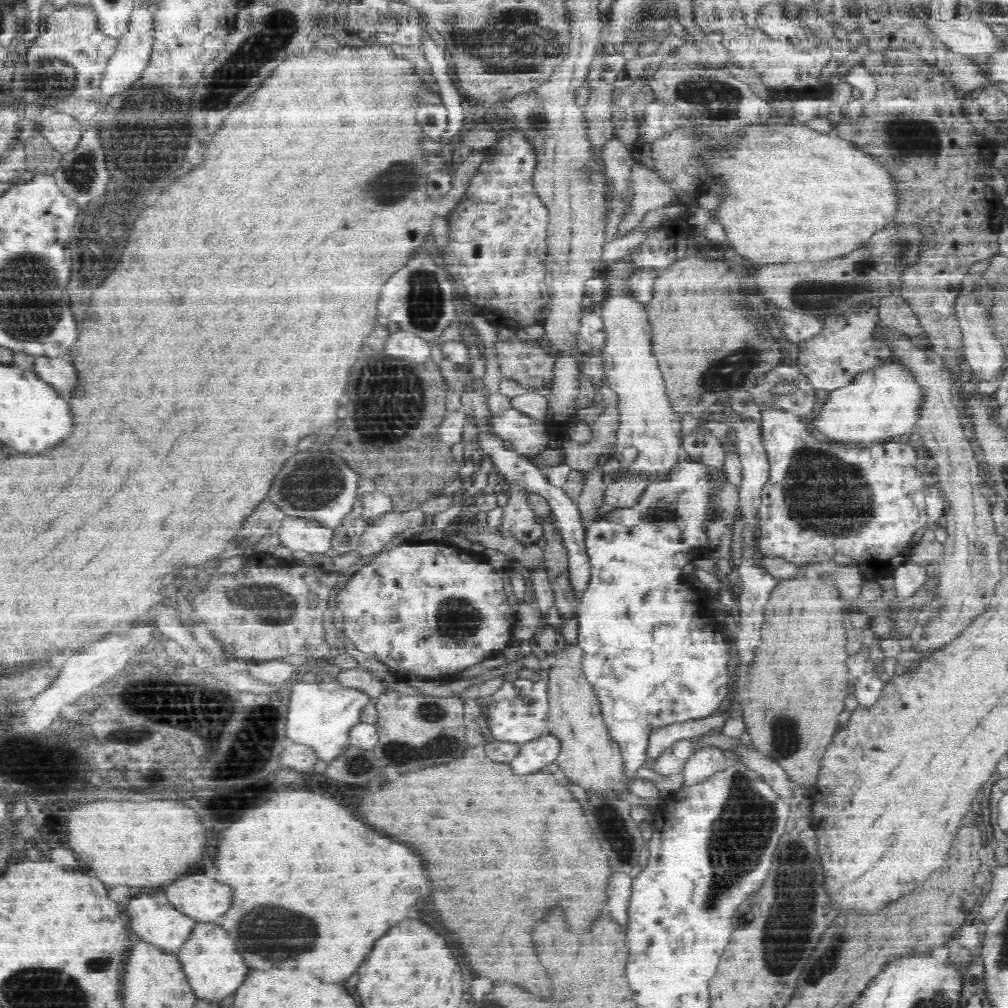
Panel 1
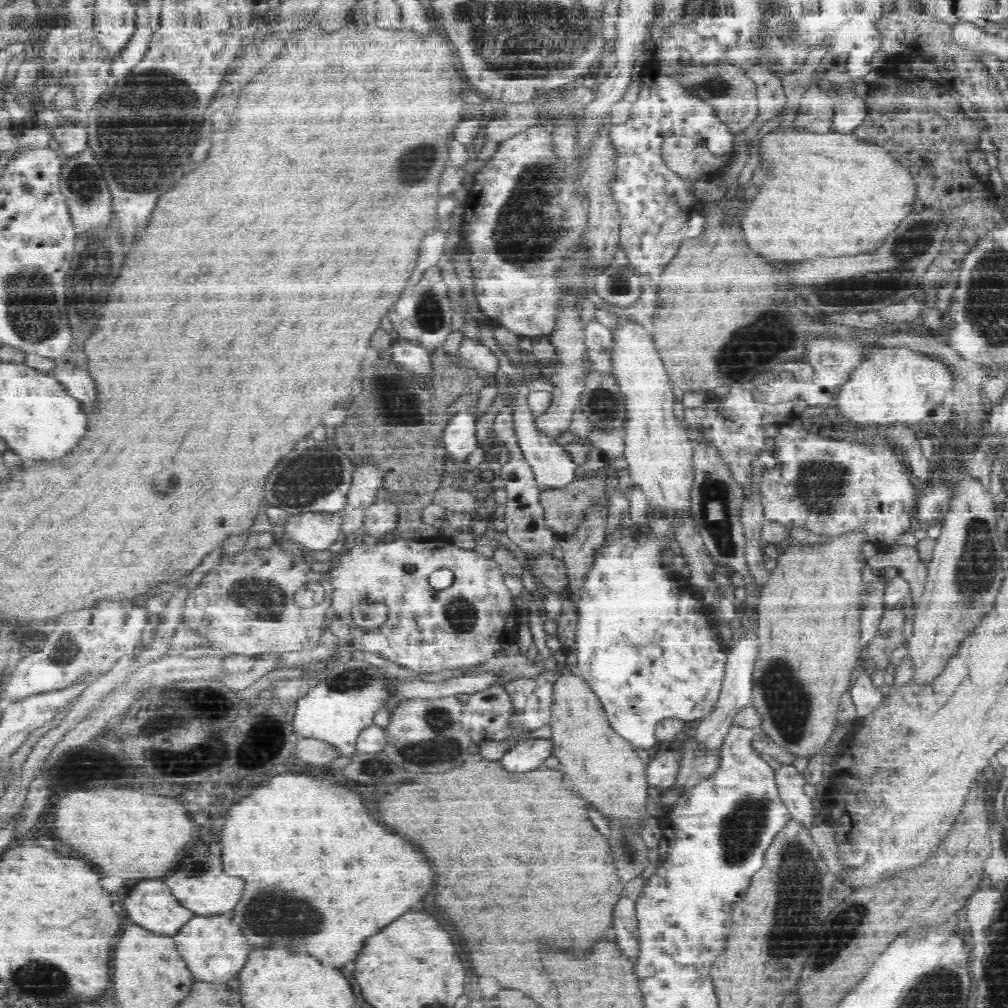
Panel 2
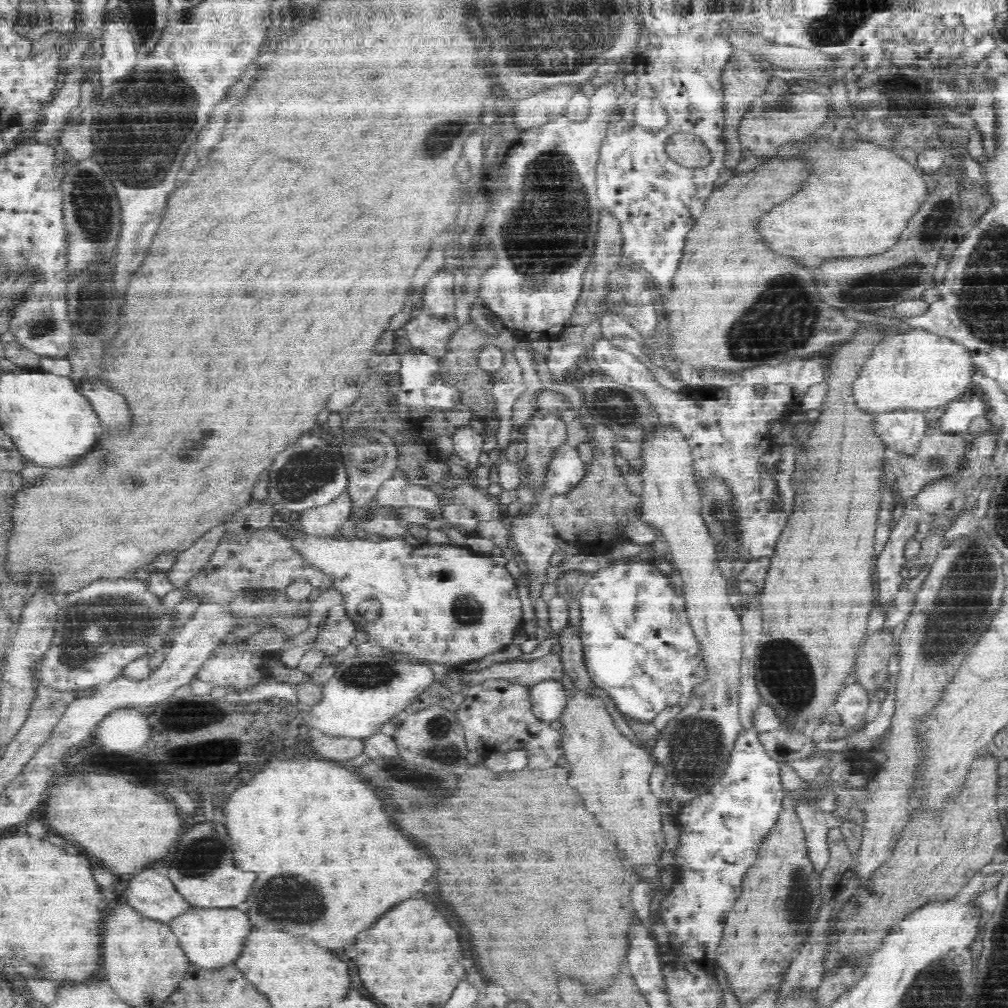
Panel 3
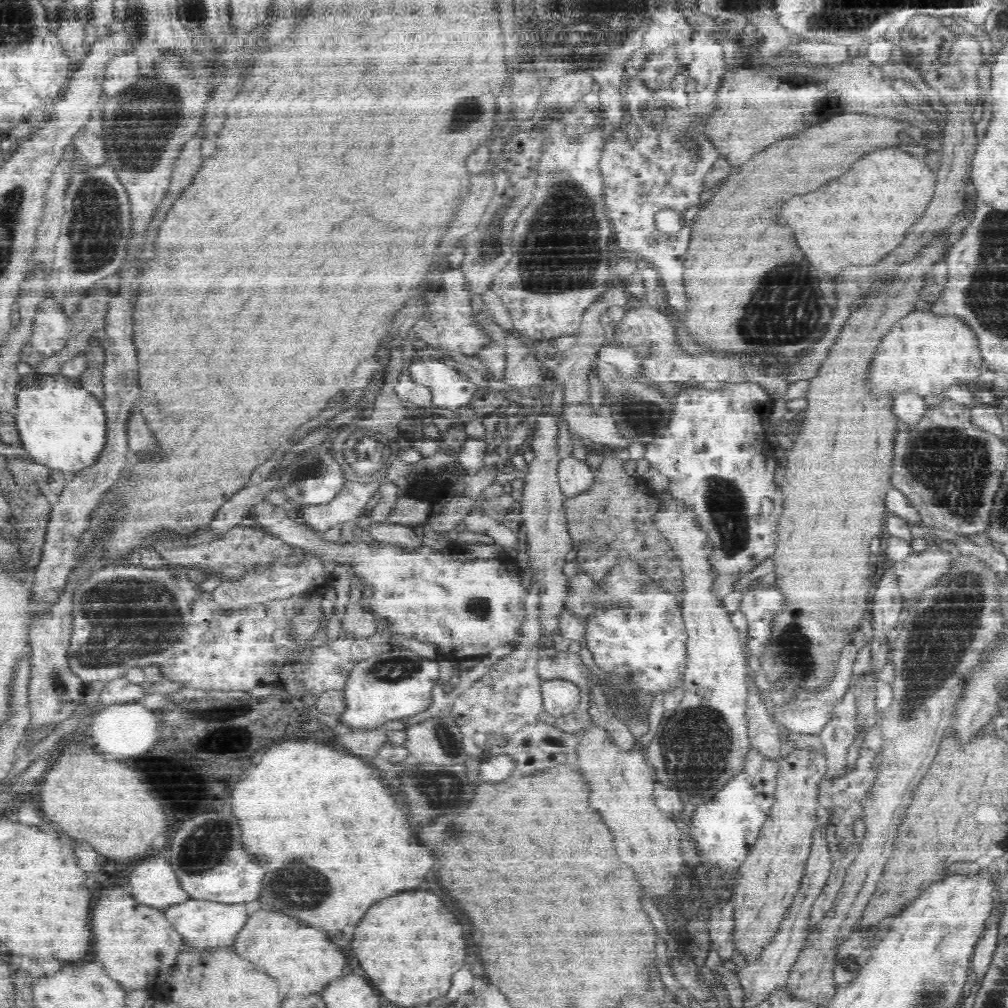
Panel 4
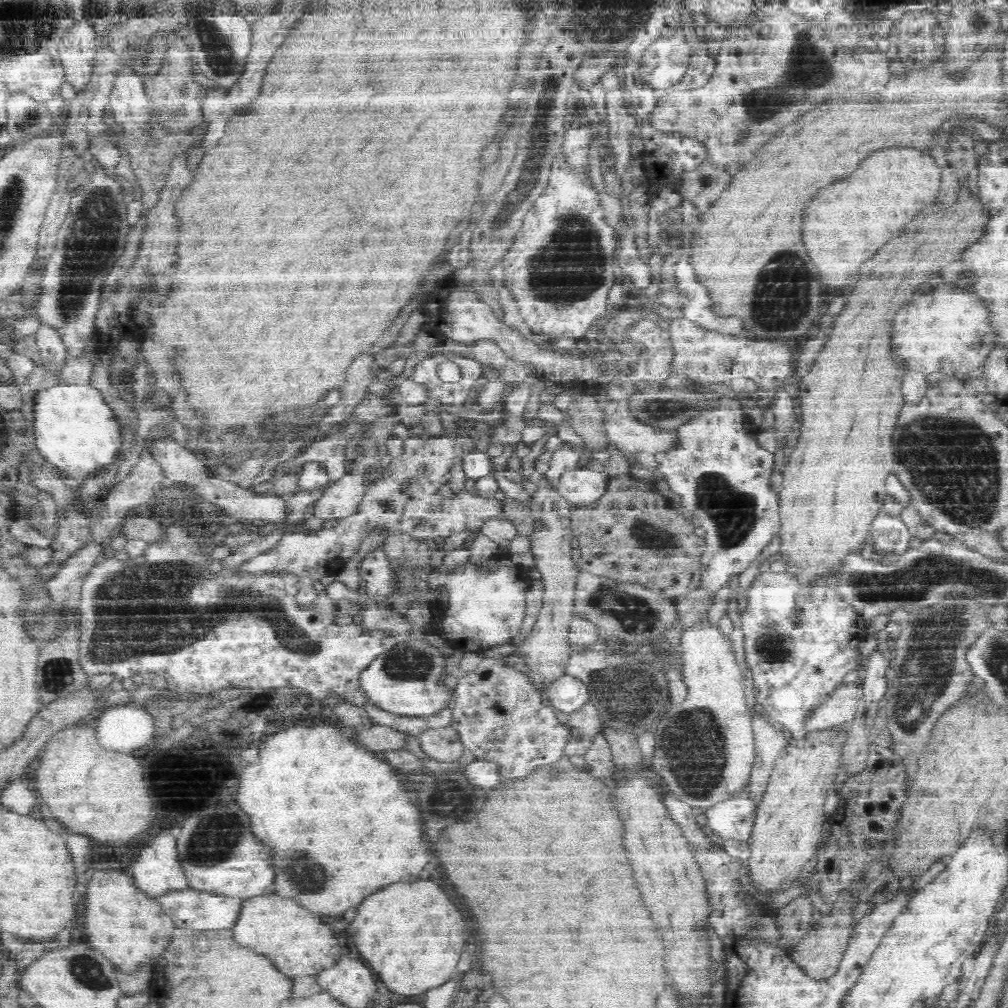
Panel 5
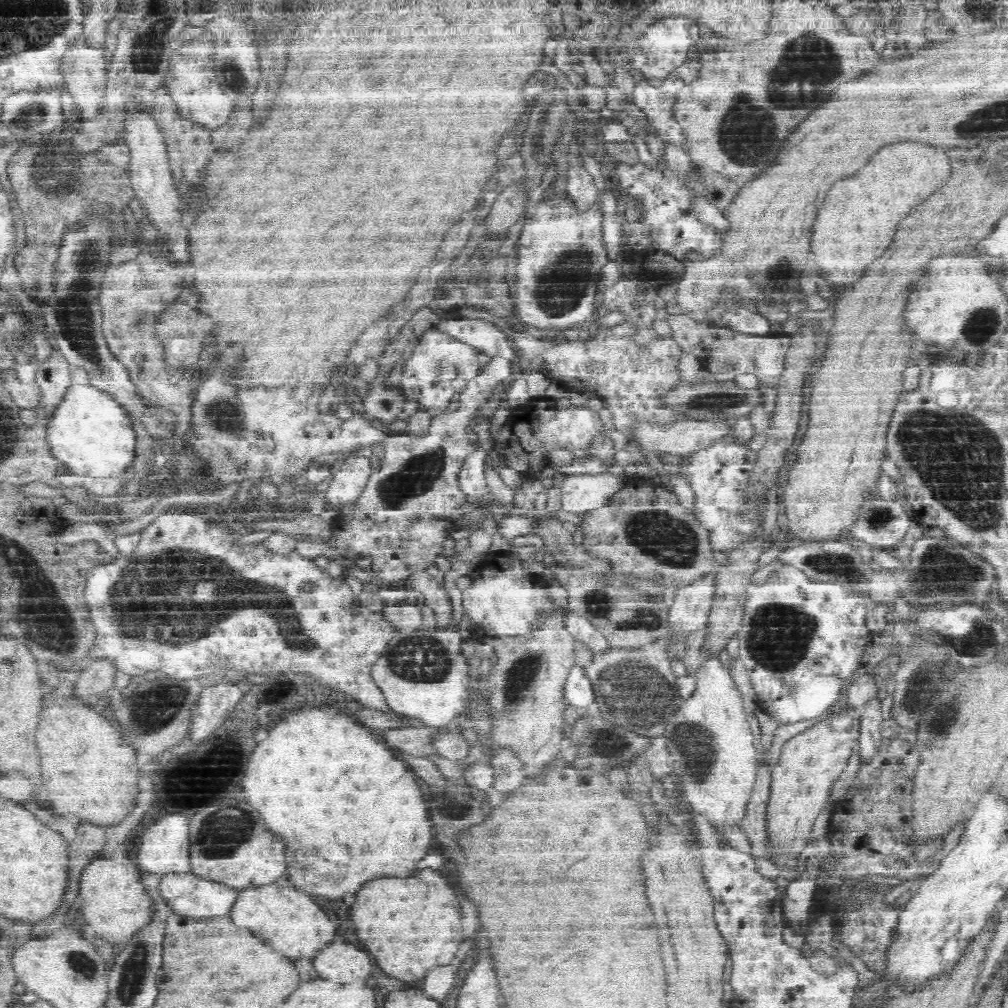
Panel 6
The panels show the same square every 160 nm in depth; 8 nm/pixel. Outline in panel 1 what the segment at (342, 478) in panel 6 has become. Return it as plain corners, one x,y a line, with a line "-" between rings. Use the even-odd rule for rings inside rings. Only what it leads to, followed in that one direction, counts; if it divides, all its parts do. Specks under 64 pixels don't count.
287,517
279,530
281,543
292,551
305,551
312,556
320,553
332,553
332,542
336,539
335,529
322,525
318,521
306,518

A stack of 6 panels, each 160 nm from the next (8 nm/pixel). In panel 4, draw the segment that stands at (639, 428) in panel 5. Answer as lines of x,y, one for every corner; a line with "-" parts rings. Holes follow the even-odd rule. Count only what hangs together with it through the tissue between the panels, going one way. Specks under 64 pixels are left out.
597,402
586,405
565,406
569,430
588,438
593,444
606,444
612,448
628,448
634,443
618,428
618,422
609,411
599,409

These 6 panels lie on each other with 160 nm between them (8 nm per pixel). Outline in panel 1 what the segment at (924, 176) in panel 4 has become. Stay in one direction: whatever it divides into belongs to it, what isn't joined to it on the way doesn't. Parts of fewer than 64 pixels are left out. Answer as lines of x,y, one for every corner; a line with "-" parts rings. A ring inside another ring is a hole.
770,122
745,130
744,142
730,158
726,154
716,158
711,155
705,160
714,162
714,174
722,174
730,188
728,200
720,206
718,220
724,224
736,252
744,252
744,258
762,264
838,258
864,248
864,244
898,214
900,194
894,176
884,168
881,158
864,152
850,140
822,134
796,122

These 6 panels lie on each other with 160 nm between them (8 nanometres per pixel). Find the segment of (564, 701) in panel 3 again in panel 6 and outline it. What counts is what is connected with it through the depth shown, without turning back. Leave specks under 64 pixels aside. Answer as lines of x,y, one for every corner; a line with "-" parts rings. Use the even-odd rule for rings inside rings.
574,665
565,682
565,697
579,710
595,707
595,690
584,666

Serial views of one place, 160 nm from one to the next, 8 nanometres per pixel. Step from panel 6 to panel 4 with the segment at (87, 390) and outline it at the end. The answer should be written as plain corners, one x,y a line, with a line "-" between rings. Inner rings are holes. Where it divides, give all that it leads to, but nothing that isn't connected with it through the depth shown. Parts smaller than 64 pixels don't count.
60,374
56,377
22,376
21,387
17,392
18,411
14,414
17,430
21,435
22,446
29,453
29,458
52,469
61,470
66,476
73,476
92,466
104,450
108,426
104,407
95,394
87,392
77,382
68,380

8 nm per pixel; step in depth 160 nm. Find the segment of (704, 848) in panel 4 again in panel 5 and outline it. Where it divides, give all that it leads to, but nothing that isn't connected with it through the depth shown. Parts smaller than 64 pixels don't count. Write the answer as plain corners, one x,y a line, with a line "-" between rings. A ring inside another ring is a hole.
748,788
739,797
712,806
705,811
708,829
723,839
748,840
756,818
757,808
748,797

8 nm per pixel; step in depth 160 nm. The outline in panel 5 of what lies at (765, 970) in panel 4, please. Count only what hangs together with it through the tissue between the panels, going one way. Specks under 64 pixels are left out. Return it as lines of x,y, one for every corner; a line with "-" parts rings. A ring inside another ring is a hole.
803,896
774,911
773,919
783,934
783,939
778,942
782,947
793,949
793,946
810,931
812,909
810,899

